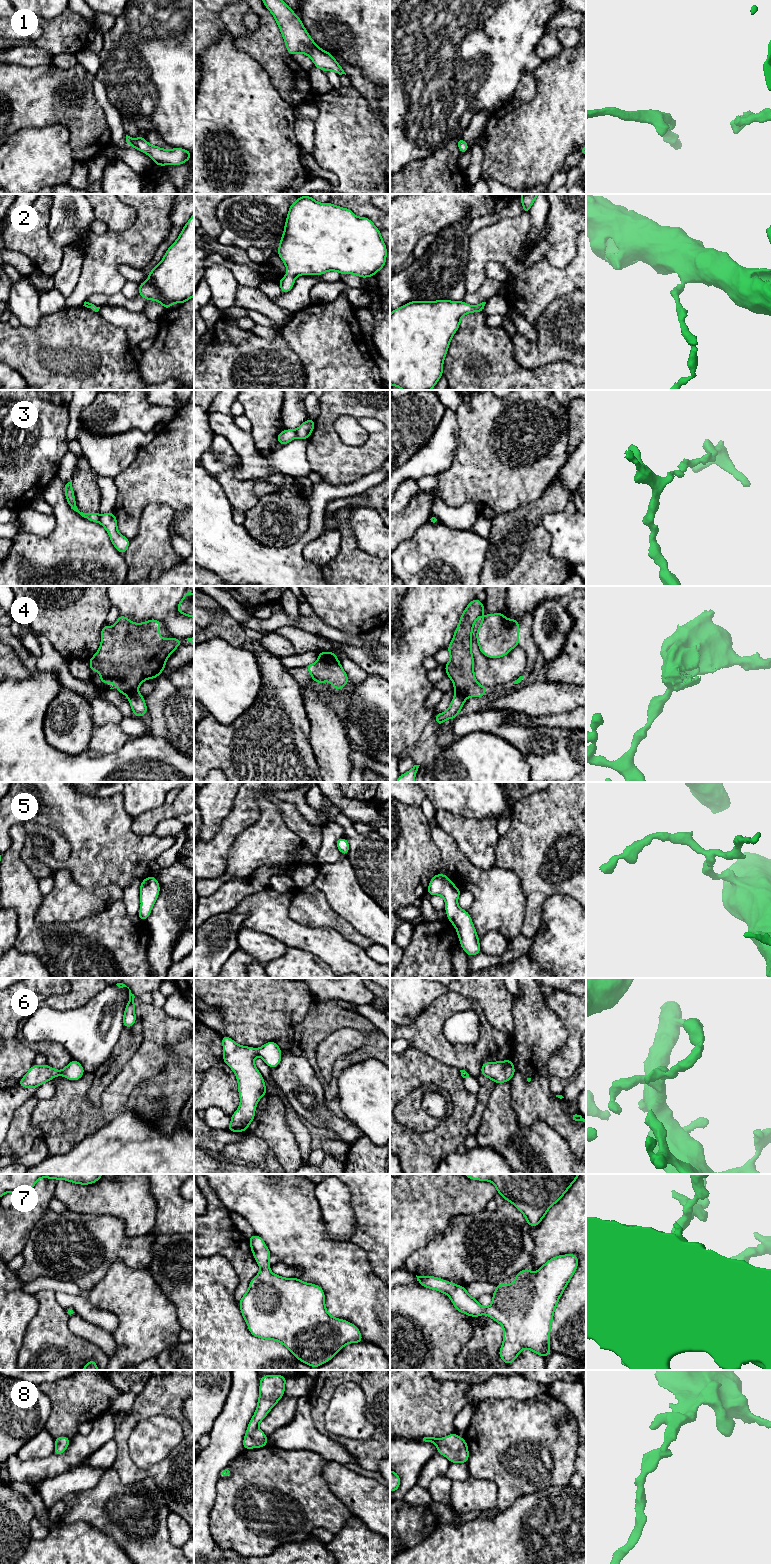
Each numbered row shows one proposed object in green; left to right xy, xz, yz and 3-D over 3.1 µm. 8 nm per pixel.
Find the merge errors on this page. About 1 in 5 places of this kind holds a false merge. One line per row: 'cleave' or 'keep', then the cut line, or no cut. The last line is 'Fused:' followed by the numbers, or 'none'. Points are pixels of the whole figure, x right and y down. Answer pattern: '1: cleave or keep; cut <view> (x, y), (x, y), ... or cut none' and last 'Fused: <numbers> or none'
1: keep; cut none
2: keep; cut none
3: cleave; cut xy (100, 515), (98, 521)
4: cleave; cut xy (137, 691), (128, 696)
5: keep; cut none
6: keep; cut none
7: keep; cut none
8: keep; cut none
Fused: 3, 4

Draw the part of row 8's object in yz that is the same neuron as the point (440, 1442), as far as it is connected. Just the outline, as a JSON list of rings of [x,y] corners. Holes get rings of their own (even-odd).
[[[456,1433],[449,1434],[445,1438],[424,1437],[423,1441],[437,1445],[439,1455],[444,1455],[450,1463],[466,1463],[469,1458],[468,1446],[464,1438]]]

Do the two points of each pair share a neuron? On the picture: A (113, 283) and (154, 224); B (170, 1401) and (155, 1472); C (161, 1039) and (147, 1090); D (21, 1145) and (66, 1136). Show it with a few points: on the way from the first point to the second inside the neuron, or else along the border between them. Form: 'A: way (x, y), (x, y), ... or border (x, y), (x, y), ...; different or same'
A: way (113, 268), (113, 263), (139, 239); same
B: way (142, 1409), (122, 1429), (122, 1453), (127, 1464); same
C: border (166, 1062), (158, 1074), (139, 1083), (130, 1092); different
D: border (31, 1117), (31, 1123), (41, 1131), (42, 1138); different

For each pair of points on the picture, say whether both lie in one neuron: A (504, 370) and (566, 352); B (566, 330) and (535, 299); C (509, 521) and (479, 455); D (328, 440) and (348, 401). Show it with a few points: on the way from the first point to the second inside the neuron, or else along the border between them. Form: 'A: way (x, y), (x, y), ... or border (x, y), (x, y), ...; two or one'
A: border (512, 343), (514, 359), (523, 367), (545, 365); two
B: border (564, 294), (557, 297), (532, 324); two
C: border (526, 502), (512, 510), (499, 513), (491, 519); two
D: way (328, 430), (328, 420), (338, 410); one

